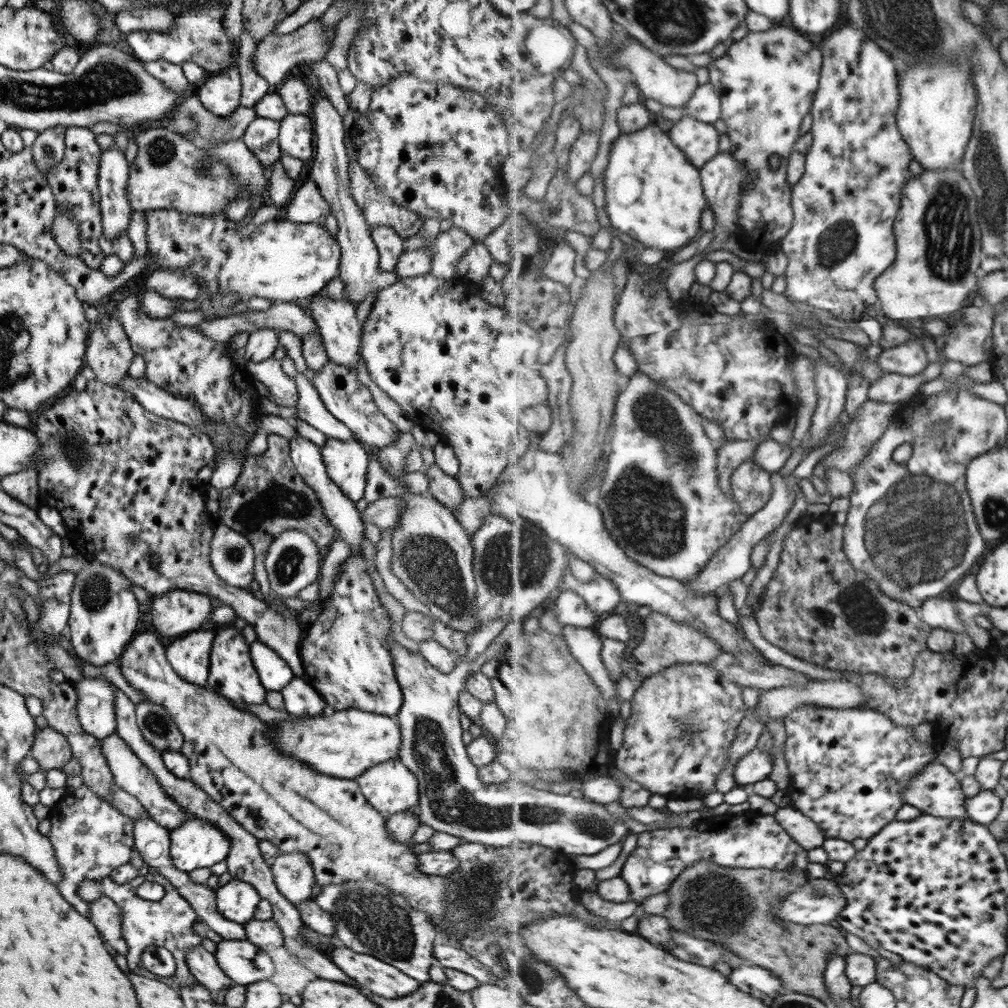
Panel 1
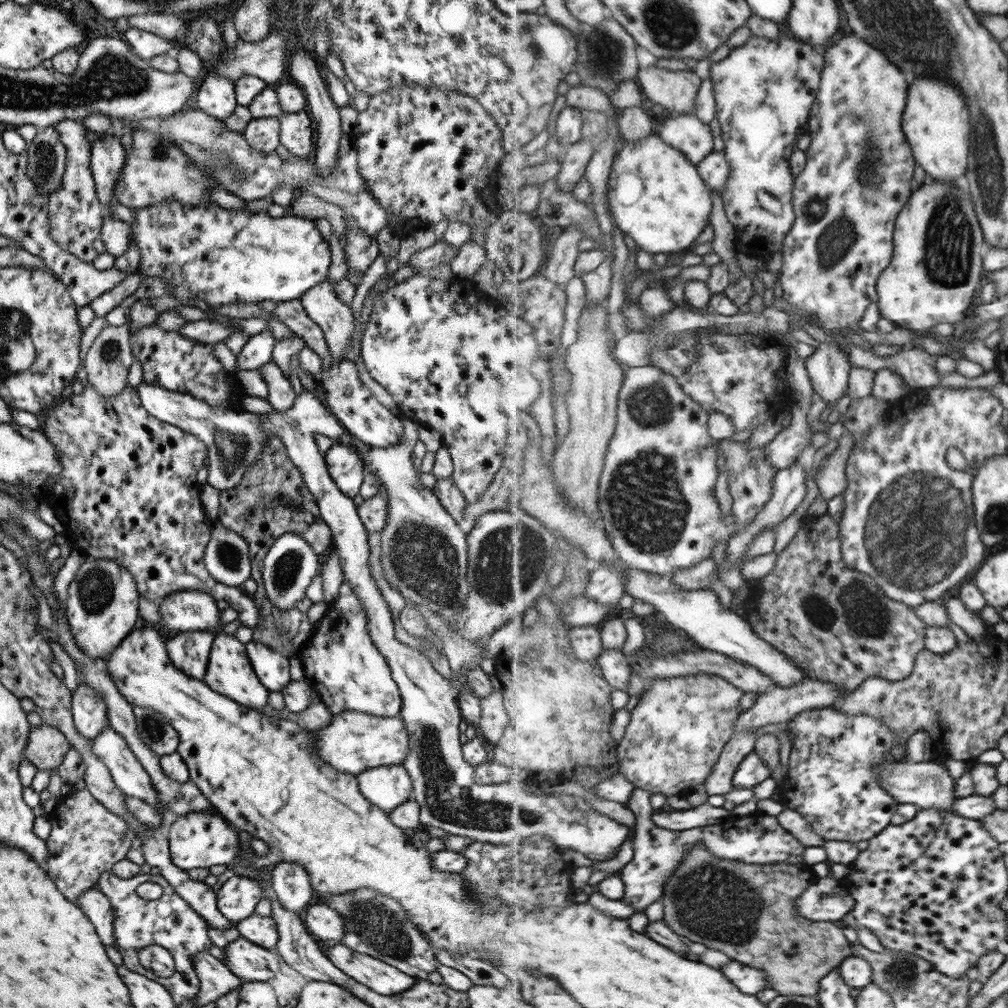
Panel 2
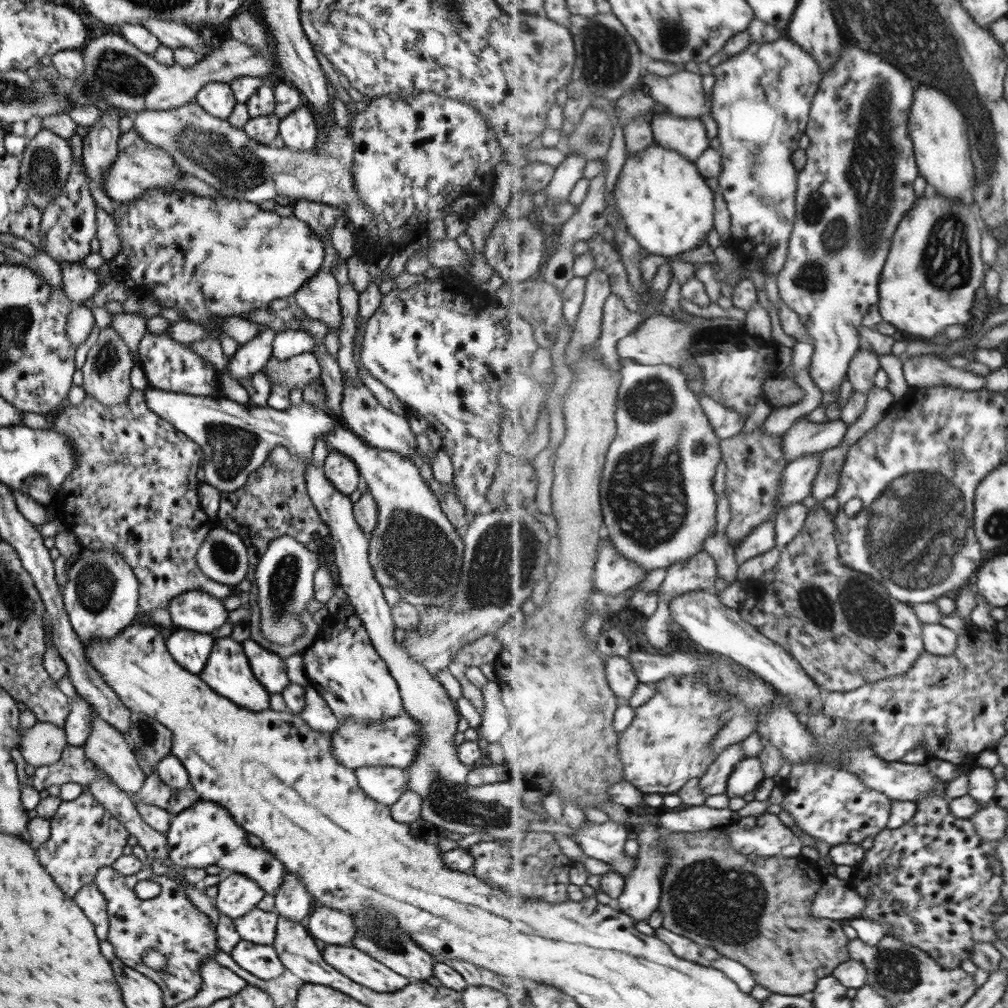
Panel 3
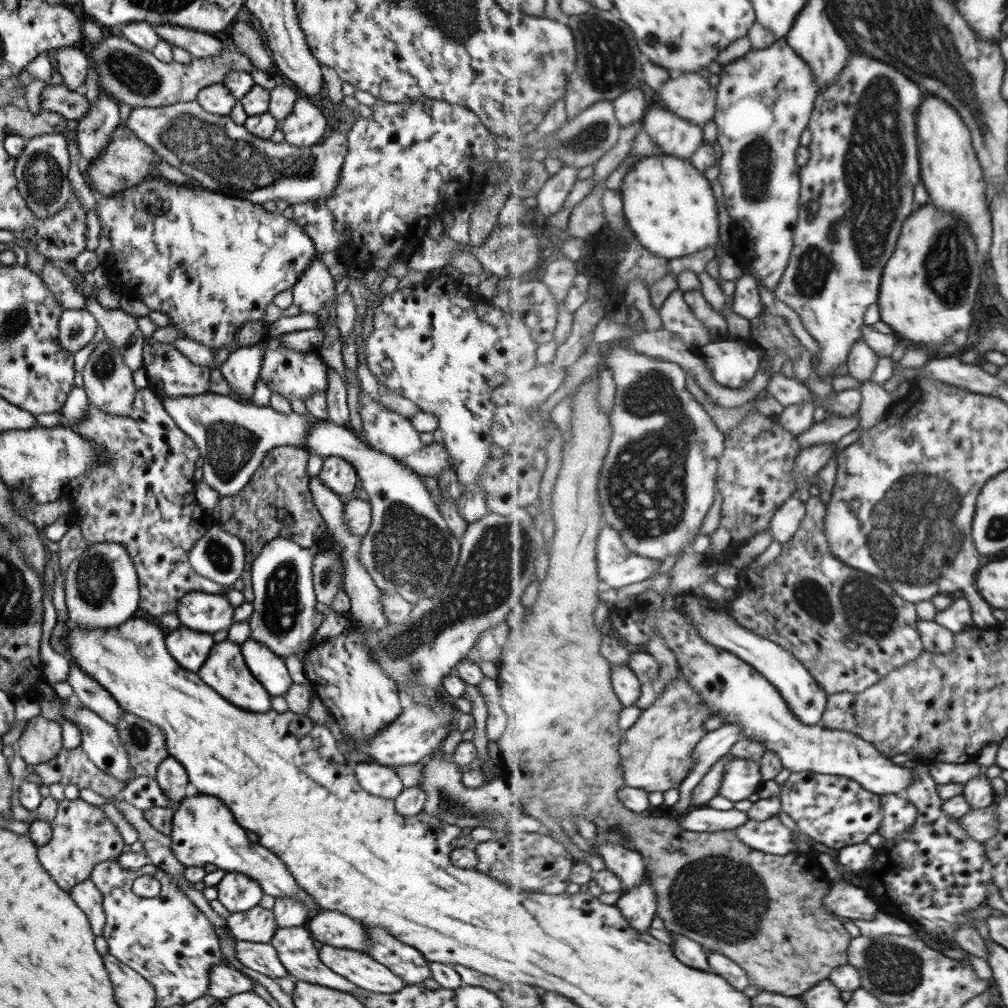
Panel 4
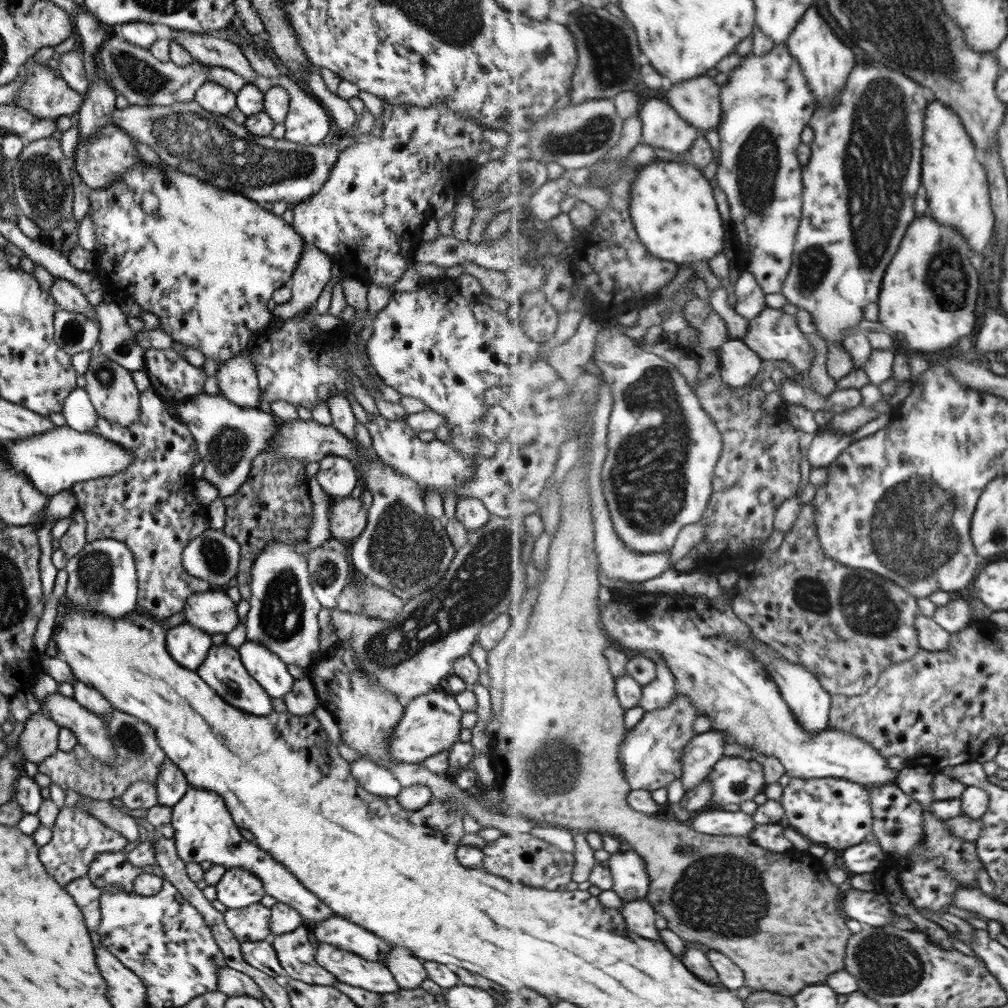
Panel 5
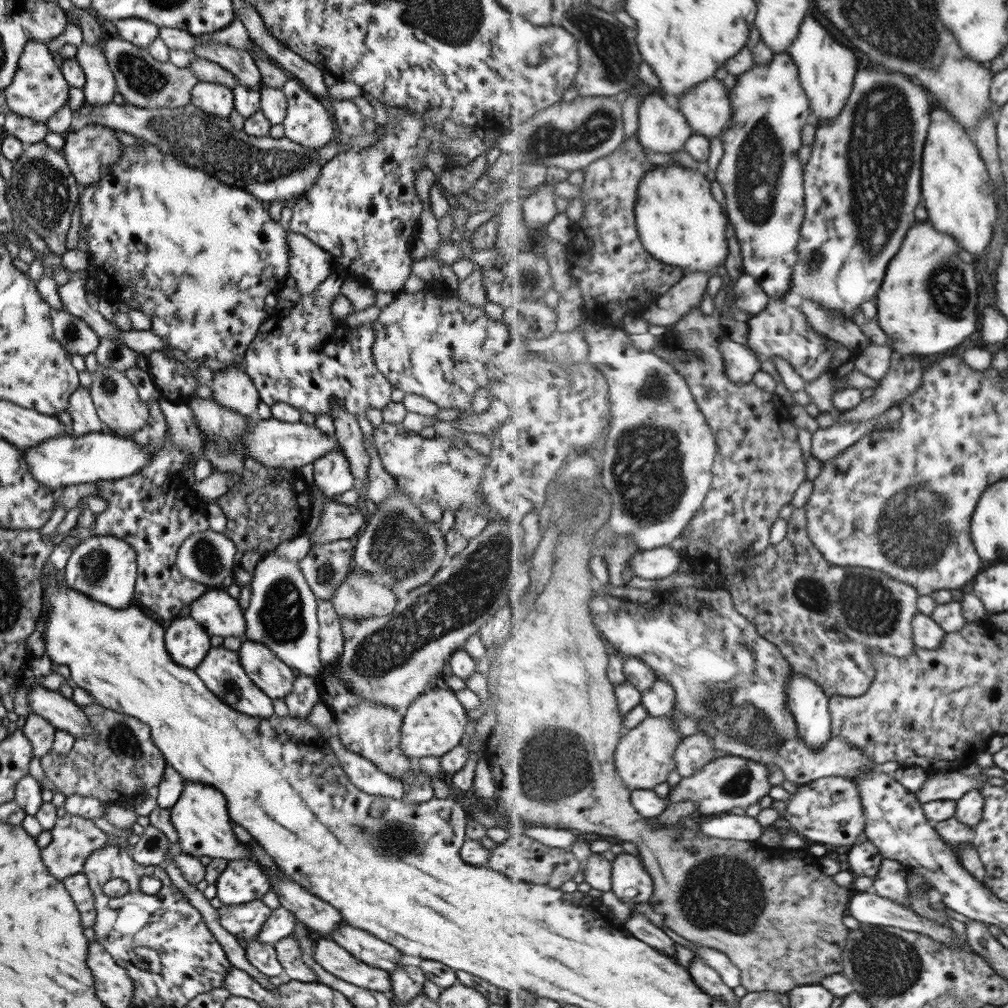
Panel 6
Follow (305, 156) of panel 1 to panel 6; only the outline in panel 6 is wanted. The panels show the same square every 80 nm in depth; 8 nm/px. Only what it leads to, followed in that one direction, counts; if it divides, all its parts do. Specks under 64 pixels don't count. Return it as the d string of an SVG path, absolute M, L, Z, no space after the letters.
M287 79L280 89L286 98L283 136L311 149L330 143L333 124L328 107L297 80Z

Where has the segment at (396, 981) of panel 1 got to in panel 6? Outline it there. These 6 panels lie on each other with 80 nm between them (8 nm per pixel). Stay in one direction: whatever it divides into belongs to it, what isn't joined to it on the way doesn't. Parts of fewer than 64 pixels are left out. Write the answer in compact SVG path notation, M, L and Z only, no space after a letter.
M314 937L312 958L320 968L353 986L389 994L390 974L353 958L331 940Z

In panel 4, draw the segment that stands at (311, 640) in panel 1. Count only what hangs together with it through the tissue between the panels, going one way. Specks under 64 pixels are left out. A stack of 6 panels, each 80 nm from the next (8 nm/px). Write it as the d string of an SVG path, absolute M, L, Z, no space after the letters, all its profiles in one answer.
M350 628L315 644L301 661L312 692L323 703L345 739L371 739L401 714L396 685L372 660L364 636L358 630Z

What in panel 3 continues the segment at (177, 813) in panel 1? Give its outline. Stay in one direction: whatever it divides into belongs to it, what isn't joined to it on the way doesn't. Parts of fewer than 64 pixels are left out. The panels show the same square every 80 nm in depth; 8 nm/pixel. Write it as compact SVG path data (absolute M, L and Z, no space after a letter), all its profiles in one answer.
M97 713L90 714L90 727L91 732L81 746L85 758L106 774L119 790L126 794L137 792L146 775L138 767L122 734L101 720Z

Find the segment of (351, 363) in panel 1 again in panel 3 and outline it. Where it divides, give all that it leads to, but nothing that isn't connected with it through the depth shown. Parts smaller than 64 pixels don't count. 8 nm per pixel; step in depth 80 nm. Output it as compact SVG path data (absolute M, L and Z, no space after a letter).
M321 268L315 275L306 280L304 285L301 285L293 294L292 303L297 306L301 313L309 319L320 320L326 324L326 328L333 327L336 334L340 331L340 306L338 303L338 286L333 275L329 270Z

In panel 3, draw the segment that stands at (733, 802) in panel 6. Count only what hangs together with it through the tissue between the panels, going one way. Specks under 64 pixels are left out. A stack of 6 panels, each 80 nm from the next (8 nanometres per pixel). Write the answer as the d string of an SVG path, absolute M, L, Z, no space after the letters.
M759 756L746 757L738 765L728 780L726 795L730 798L739 798L755 792L766 779L766 771Z

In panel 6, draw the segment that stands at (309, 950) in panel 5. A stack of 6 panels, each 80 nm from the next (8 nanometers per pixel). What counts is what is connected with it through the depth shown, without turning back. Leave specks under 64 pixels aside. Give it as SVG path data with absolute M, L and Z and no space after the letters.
M285 936L285 938L277 941L273 948L276 953L276 960L283 968L283 973L291 982L313 982L315 975L311 970L307 969L303 963L303 955L301 955L301 947L297 945L295 936Z

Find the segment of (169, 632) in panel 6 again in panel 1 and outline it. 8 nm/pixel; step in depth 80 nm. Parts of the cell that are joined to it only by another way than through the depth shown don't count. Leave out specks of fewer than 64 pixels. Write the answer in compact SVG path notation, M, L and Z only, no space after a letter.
M191 631L176 637L164 649L170 667L185 682L204 686L208 675L212 631Z

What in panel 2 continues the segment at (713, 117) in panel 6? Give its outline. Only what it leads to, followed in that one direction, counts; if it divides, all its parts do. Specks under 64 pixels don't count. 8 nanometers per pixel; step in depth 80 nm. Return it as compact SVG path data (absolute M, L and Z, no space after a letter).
M653 64L640 66L637 82L648 99L682 115L695 112L703 80L688 68L675 70Z

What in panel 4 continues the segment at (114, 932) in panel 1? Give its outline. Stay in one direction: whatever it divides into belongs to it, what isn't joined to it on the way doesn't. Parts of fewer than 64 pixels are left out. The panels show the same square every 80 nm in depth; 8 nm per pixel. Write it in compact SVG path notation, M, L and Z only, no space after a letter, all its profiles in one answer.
M89 879L82 880L73 885L68 893L77 908L87 917L94 936L101 935L104 925L104 912L102 911L102 894L95 888Z

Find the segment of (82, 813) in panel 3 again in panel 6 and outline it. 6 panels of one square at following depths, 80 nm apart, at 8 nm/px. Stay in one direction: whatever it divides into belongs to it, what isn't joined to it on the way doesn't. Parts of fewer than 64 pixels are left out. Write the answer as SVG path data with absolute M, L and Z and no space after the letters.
M65 813L63 817L57 817L55 824L48 830L50 841L47 846L40 849L40 857L46 866L47 872L54 876L58 881L65 877L82 872L83 861L93 850L103 848L104 846L113 846L119 848L128 848L125 838L117 837L117 843L113 844L107 841L107 834L93 825L92 819L81 818L74 814Z

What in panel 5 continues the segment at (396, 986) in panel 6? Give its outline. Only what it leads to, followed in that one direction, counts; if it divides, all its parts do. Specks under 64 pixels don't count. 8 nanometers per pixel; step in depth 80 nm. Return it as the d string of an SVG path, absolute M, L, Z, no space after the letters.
M391 945L391 952L383 956L381 964L389 970L400 990L415 990L427 978L423 964L403 947Z

